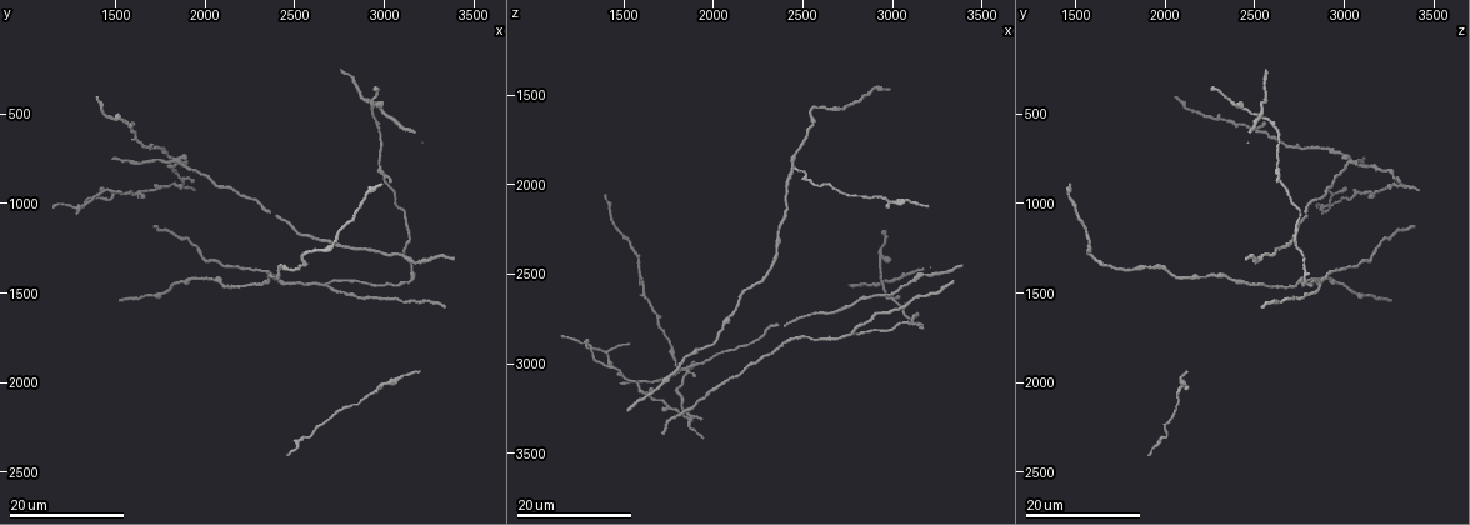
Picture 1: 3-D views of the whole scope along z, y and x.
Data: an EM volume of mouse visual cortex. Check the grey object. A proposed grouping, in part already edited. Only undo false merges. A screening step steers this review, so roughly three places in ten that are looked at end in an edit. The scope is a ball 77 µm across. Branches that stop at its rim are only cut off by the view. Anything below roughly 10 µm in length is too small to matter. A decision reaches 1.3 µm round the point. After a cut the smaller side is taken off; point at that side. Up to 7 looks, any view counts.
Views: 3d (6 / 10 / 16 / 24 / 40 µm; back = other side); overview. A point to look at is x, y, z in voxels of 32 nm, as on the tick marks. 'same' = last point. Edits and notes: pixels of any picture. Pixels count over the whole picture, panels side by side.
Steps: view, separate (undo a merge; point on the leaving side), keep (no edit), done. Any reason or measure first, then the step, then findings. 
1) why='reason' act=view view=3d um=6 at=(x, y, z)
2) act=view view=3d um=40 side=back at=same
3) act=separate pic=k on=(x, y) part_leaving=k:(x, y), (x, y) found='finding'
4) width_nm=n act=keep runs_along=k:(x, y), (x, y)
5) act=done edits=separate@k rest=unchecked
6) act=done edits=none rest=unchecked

why='two arms in line, one across' act=view view=3d um=24 at=(3020, 860, 2640)

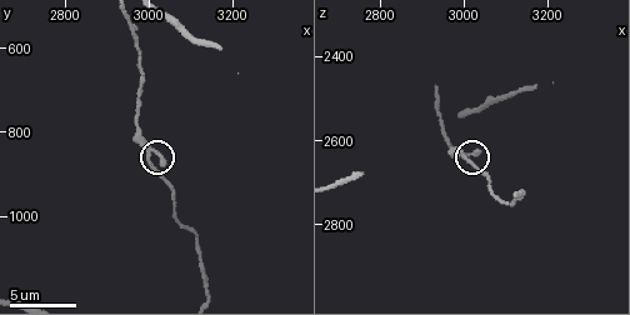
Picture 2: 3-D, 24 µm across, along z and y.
act=view view=3d um=10 at=(3005, 860, 2635)

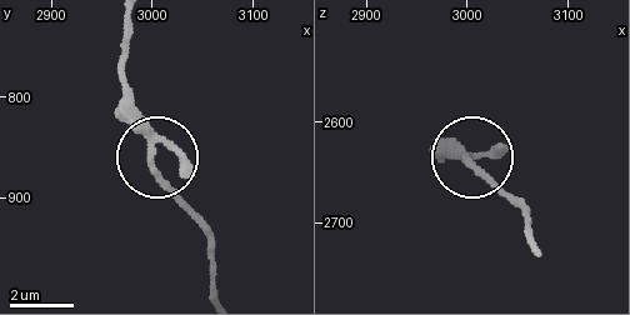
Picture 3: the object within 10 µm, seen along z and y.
arms=3 act=keep runs_along=3:(216, 293), (200, 219), (159, 171), (130, 85) found='all the same neuron'

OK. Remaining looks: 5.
why='looks like a crossing' act=view view=3d um=16 at=(1860, 760, 3040)

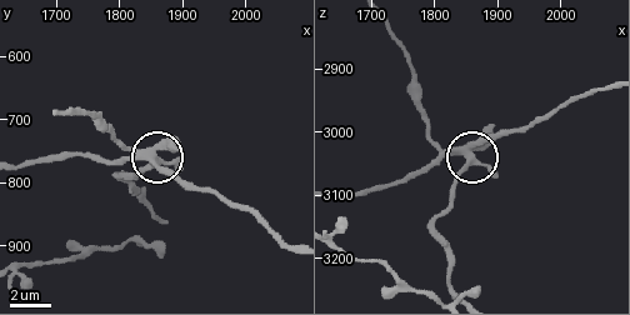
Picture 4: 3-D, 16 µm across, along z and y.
act=view view=3d um=6 at=(1850, 765, 3045)

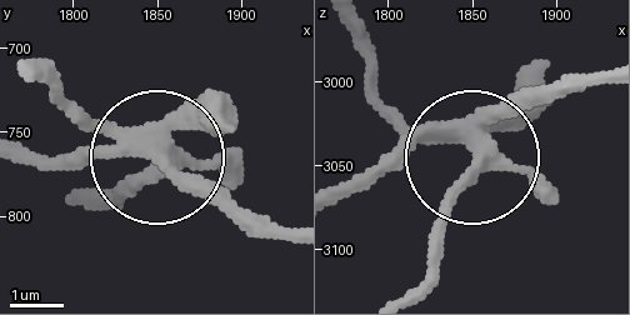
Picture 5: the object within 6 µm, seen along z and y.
why='from behind' act=view view=3d um=6 side=back at=(1854, 764, 3044)

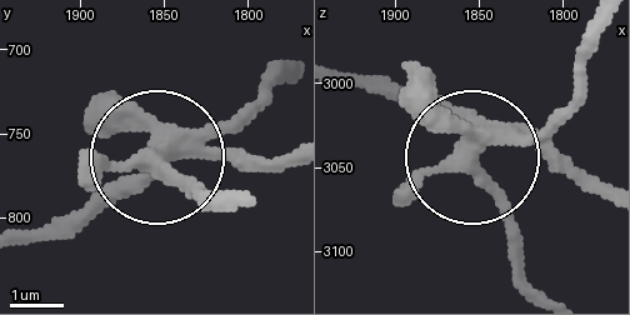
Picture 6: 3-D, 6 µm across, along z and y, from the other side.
side_arm_um=41 arms=5 act=separate pic=6 on=(106, 136) found='two neurons meet here'

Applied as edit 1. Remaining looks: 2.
why='thick turns thin' act=view view=3d um=24 at=(3140, 1440, 2800)

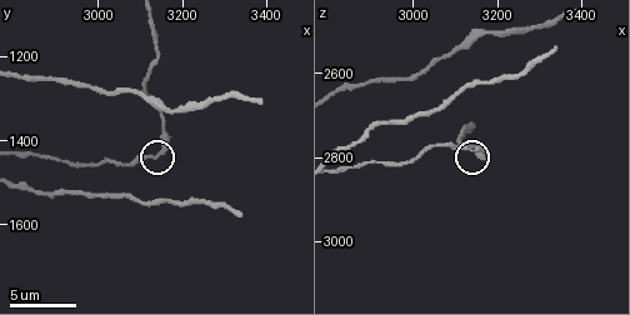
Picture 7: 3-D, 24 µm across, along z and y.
act=view view=3d um=10 at=(3140, 1440, 2785)

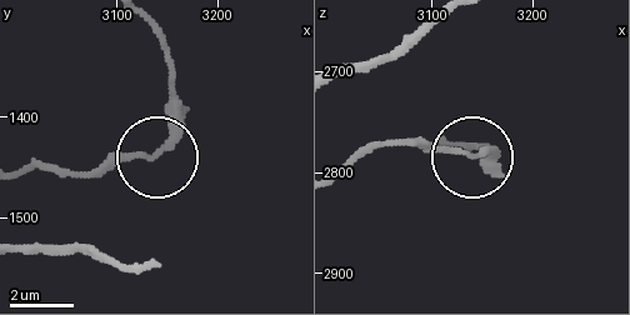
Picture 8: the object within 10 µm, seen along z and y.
act=separate pic=8 on=(109, 161) part_leaving=8:(153, 159), (115, 159), (74, 175), (26, 170) found='a second neuron is stuck on'

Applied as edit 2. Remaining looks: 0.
act=done edits=separate@6,separate@8 rest=unchecked

